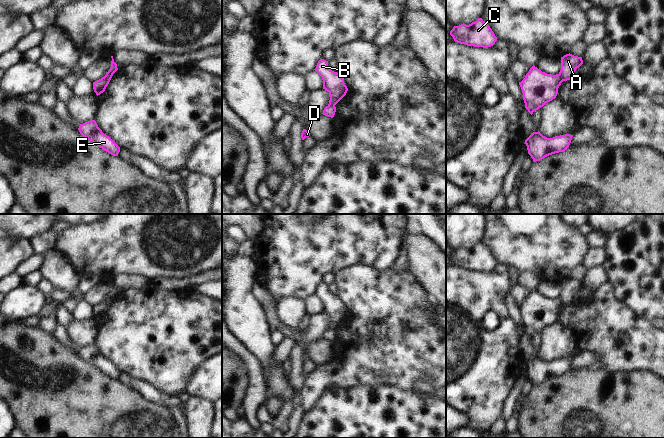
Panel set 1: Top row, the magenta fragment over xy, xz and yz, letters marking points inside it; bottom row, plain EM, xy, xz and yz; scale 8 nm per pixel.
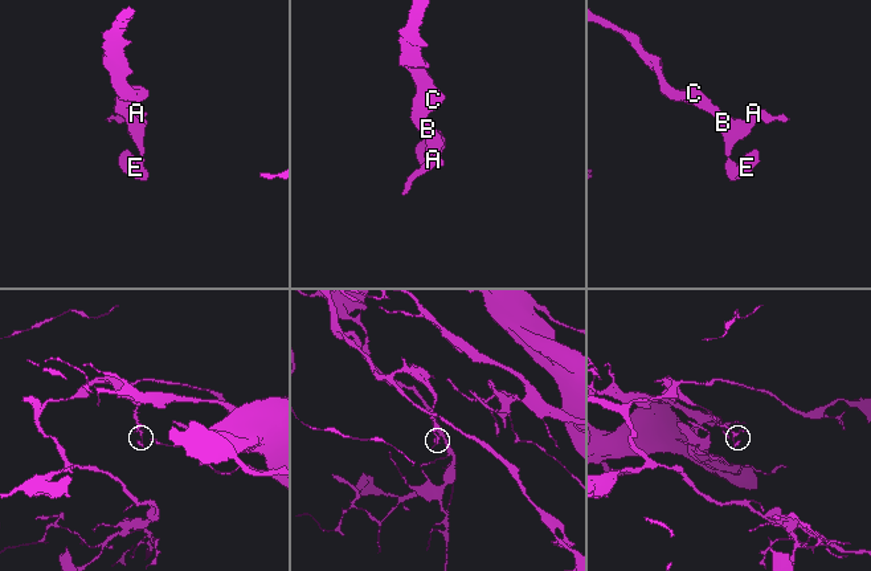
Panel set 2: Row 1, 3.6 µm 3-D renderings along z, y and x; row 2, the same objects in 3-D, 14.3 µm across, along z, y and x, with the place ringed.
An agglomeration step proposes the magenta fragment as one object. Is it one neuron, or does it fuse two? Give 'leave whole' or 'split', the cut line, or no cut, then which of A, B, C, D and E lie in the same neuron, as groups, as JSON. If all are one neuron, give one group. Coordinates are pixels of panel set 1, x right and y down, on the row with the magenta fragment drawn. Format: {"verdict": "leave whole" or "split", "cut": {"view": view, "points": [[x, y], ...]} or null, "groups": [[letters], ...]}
{"verdict": "split", "cut": {"view": "xy", "points": [[112, 73], [106, 75]]}, "groups": [["A", "D"], ["B", "C", "E"]]}

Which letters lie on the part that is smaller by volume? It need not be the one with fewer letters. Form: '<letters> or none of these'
A, D

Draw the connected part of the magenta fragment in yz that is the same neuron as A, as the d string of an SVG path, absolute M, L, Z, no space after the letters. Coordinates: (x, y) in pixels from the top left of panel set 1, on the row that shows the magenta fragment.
M566 54L561 57L561 70L559 75L563 81L570 80L574 76L574 72L583 64L582 57Z

